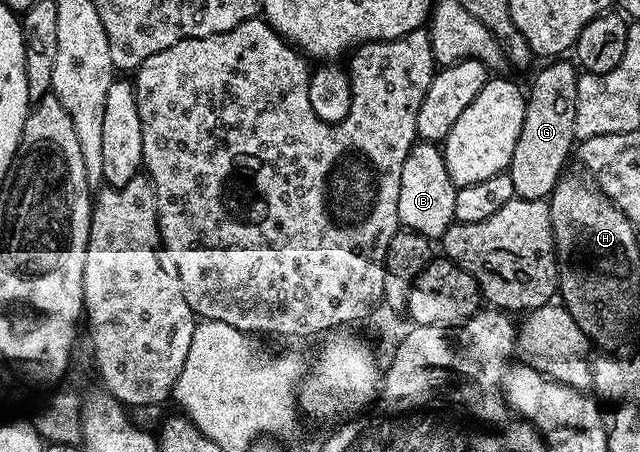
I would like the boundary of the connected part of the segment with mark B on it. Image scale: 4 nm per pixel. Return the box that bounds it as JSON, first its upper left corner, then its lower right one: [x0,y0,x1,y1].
[398,141,457,241]

